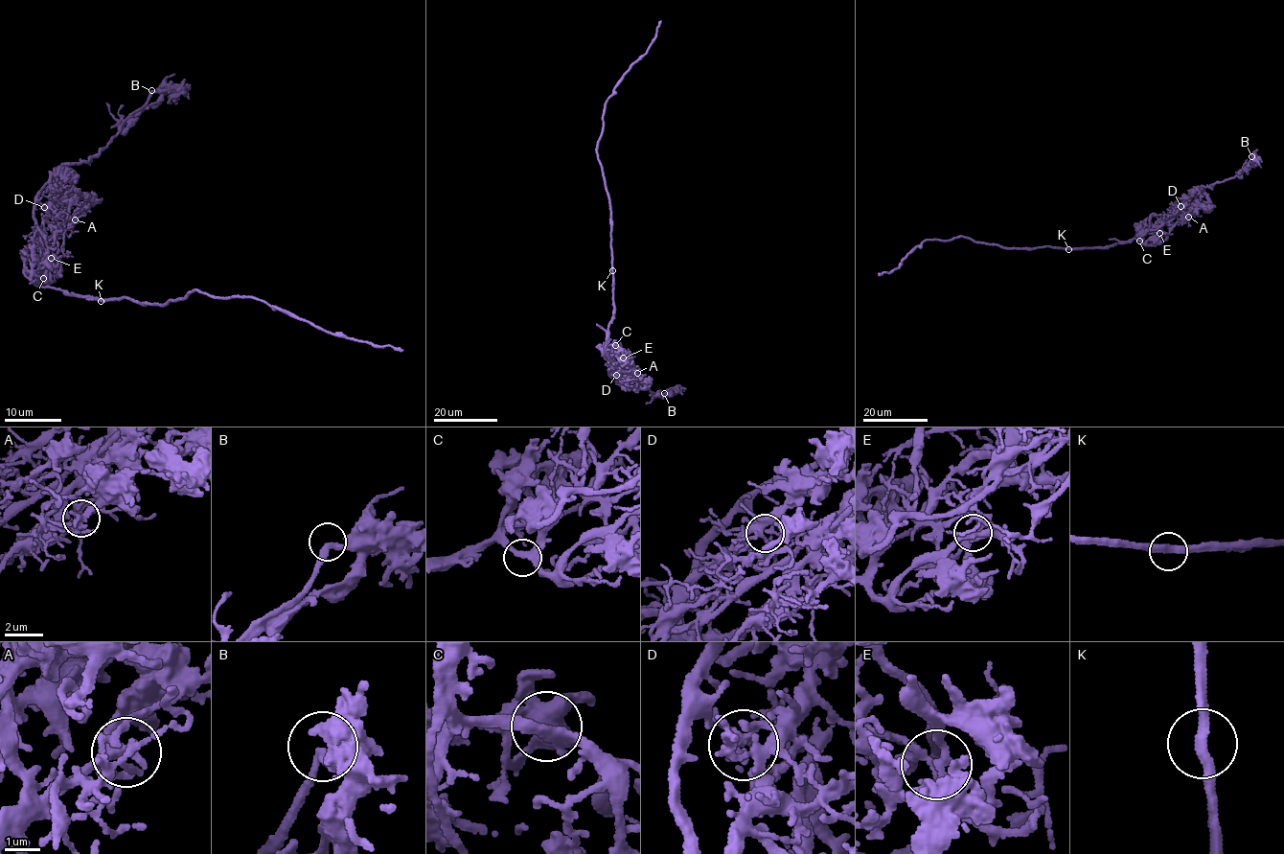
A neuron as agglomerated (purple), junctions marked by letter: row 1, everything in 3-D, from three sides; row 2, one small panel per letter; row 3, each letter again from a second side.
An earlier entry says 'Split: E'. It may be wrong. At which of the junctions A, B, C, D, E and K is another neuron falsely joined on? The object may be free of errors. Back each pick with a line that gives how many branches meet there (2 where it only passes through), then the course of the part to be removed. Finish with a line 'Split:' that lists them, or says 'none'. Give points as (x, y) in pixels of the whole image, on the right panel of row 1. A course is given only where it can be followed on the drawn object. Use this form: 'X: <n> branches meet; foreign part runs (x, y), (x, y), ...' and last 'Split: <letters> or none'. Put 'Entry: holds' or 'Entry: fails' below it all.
E: 4 branches meet; foreign part runs (1159, 233), (1161, 223), (1192, 192), (1201, 186), (1210, 187), (1228, 180), (1252, 165), (1253, 159), (1261, 161)
Split: E
Entry: holds

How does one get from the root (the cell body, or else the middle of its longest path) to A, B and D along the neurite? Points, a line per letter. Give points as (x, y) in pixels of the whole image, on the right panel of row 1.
A: (1069, 248), (1127, 242), (1163, 223), (1177, 223), (1188, 217)
B: (1069, 248), (1127, 242), (1152, 228), (1201, 186), (1210, 187), (1242, 173), (1251, 156)
D: (1069, 248), (1127, 242), (1180, 206)

